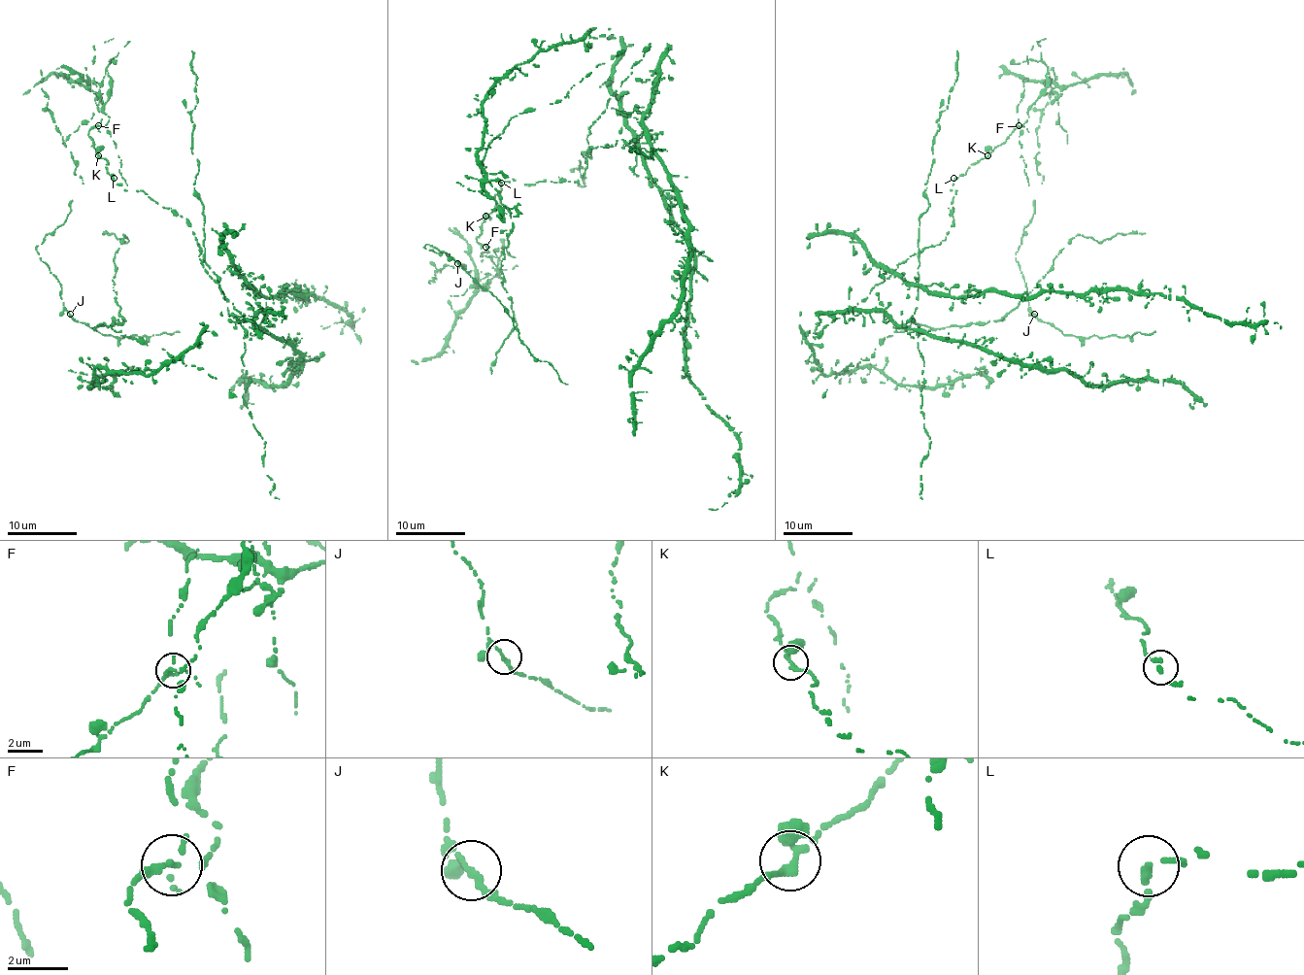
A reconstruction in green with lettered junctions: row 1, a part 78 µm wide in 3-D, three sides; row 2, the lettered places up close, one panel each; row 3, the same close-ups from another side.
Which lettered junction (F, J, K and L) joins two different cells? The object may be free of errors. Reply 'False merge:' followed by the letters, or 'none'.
False merge: F

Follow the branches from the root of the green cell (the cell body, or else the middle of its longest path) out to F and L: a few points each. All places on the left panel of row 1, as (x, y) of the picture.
F: (98, 155), (89, 134), (92, 127), (98, 125)
L: (98, 155), (108, 162), (107, 171), (114, 178)

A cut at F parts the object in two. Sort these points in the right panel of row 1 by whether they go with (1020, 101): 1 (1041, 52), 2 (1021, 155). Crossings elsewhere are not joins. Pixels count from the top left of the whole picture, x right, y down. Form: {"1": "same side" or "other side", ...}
{"1": "other side", "2": "other side"}

